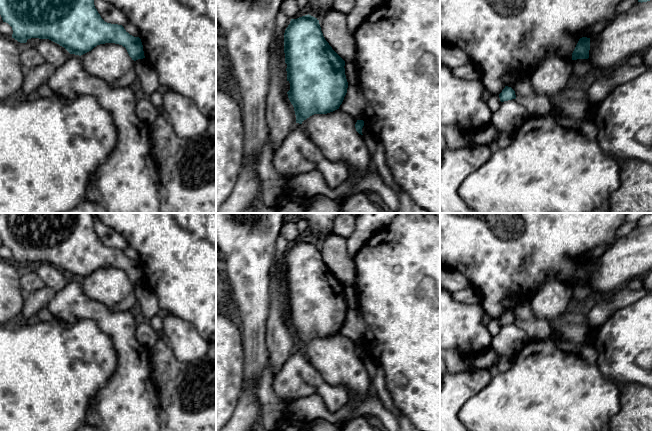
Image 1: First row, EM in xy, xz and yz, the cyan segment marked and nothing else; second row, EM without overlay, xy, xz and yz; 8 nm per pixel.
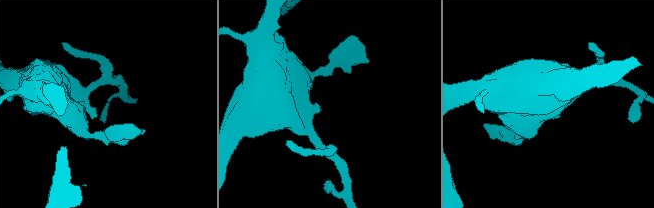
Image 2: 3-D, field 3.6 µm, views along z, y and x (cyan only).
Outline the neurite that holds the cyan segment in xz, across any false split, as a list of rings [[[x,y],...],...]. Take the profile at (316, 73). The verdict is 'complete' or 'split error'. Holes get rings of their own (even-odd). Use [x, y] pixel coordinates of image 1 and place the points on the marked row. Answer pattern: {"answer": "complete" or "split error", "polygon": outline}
{"answer": "complete", "polygon": [[[311,15],[291,19],[284,33],[284,53],[287,64],[288,98],[294,107],[296,123],[314,114],[327,114],[339,109],[347,93],[345,61],[325,40],[319,20]]]}

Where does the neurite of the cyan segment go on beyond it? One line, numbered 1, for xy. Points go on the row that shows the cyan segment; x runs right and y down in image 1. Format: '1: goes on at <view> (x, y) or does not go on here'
1: does not go on here

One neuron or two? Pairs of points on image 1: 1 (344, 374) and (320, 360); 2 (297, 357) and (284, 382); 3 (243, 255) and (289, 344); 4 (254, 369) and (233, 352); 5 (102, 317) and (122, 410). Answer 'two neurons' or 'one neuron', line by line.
1: one neuron
2: one neuron
3: two neurons
4: two neurons
5: one neuron

